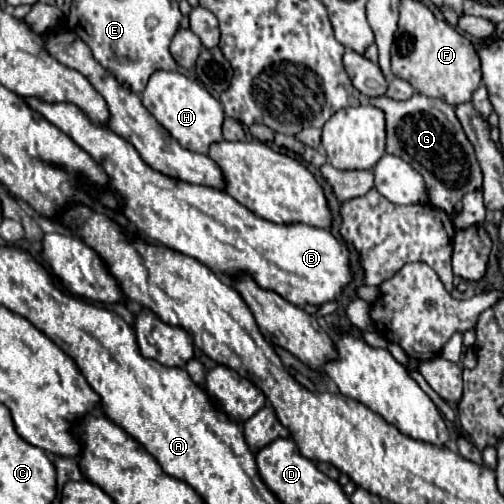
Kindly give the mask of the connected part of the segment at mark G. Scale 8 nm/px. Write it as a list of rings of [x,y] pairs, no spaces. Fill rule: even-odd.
[[[423,94],[411,96],[411,100],[397,102],[387,96],[377,96],[375,100],[369,98],[373,106],[383,110],[385,114],[385,130],[387,130],[387,154],[399,156],[407,164],[413,166],[423,176],[425,188],[427,188],[427,200],[429,204],[445,210],[451,214],[457,206],[457,202],[471,192],[473,188],[479,188],[483,182],[483,174],[479,168],[479,162],[475,158],[473,146],[467,140],[453,106],[445,104],[437,98],[427,98]]]

